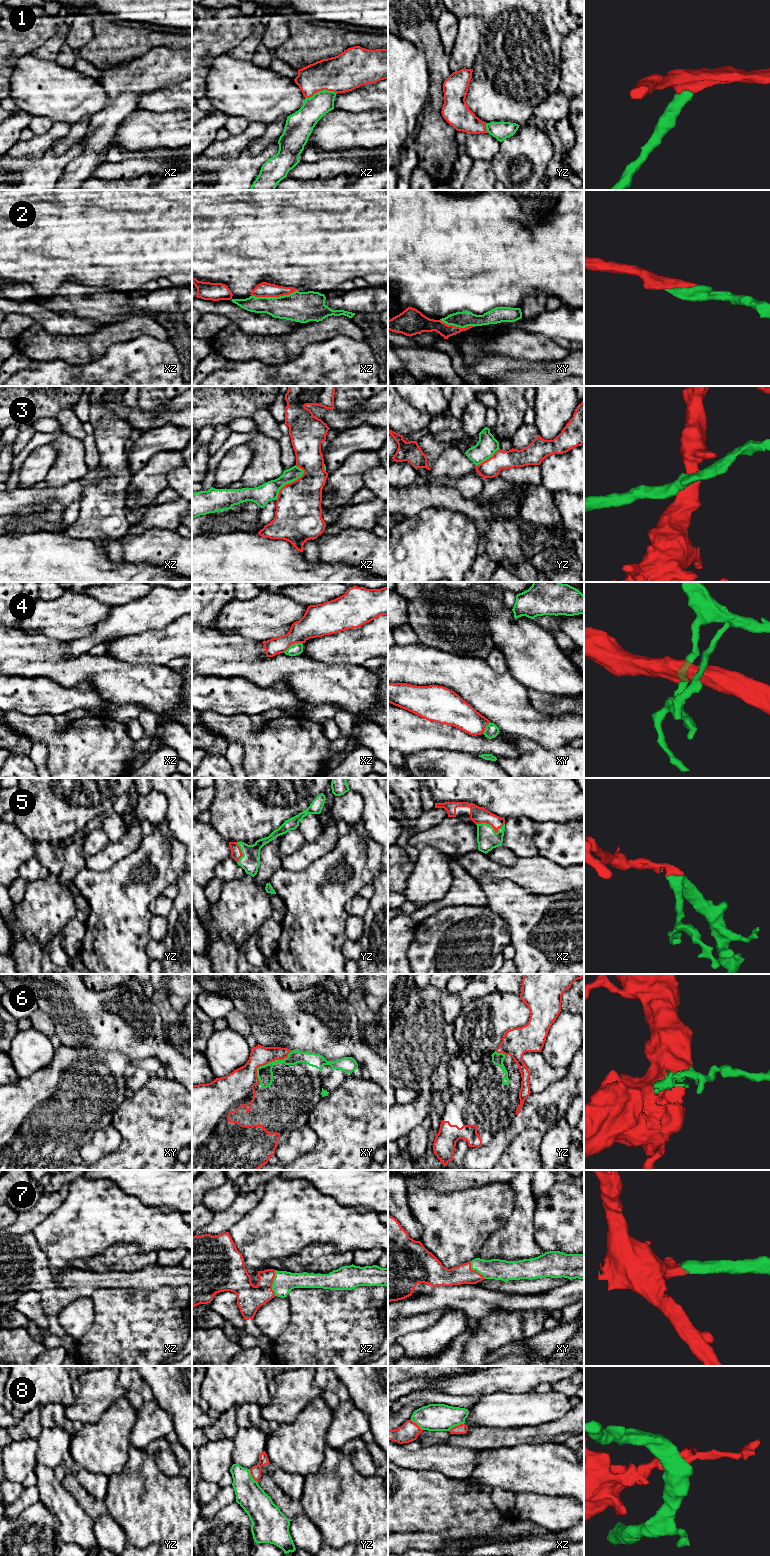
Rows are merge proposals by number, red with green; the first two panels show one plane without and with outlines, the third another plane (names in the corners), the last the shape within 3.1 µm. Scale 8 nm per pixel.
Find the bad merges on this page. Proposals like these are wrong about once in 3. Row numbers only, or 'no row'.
3, 4, 8

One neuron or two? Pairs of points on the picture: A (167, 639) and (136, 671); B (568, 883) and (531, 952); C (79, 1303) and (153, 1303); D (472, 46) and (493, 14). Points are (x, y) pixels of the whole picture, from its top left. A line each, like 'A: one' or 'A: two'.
A: two
B: two
C: two
D: two

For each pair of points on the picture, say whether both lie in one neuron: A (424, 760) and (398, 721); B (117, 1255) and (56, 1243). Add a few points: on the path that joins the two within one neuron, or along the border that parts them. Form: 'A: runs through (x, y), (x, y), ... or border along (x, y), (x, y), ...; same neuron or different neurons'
A: border along (442, 749), (424, 749), (405, 756); different neurons
B: border along (123, 1244), (110, 1246), (79, 1261); different neurons

